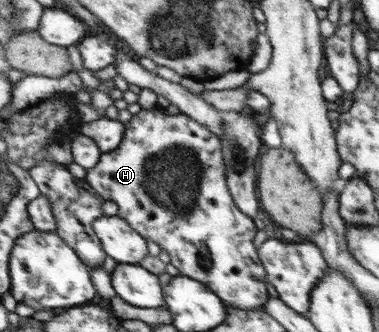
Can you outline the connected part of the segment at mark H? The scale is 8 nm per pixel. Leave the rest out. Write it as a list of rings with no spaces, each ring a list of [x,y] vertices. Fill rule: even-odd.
[[[163,105],[157,109],[141,110],[134,115],[131,122],[126,126],[127,129],[122,143],[111,152],[102,153],[97,166],[94,166],[87,171],[85,179],[88,183],[106,201],[111,201],[119,205],[120,209],[118,215],[123,217],[134,230],[137,230],[141,236],[152,240],[160,248],[166,250],[170,256],[170,263],[178,269],[179,274],[190,276],[195,280],[199,280],[199,282],[206,283],[215,294],[219,295],[219,298],[223,300],[228,308],[231,306],[233,309],[243,309],[249,312],[263,308],[270,297],[269,290],[267,290],[267,284],[265,284],[265,282],[268,282],[268,272],[259,256],[258,248],[255,248],[255,244],[253,244],[253,240],[255,240],[255,236],[257,236],[257,226],[255,226],[253,219],[238,207],[234,201],[234,196],[231,194],[230,188],[228,187],[228,180],[226,177],[228,168],[226,167],[226,161],[224,160],[222,140],[220,137],[214,132],[211,132],[210,128],[207,128],[198,120],[195,120],[186,114],[179,112],[176,115],[167,115],[167,113],[164,113]]]

